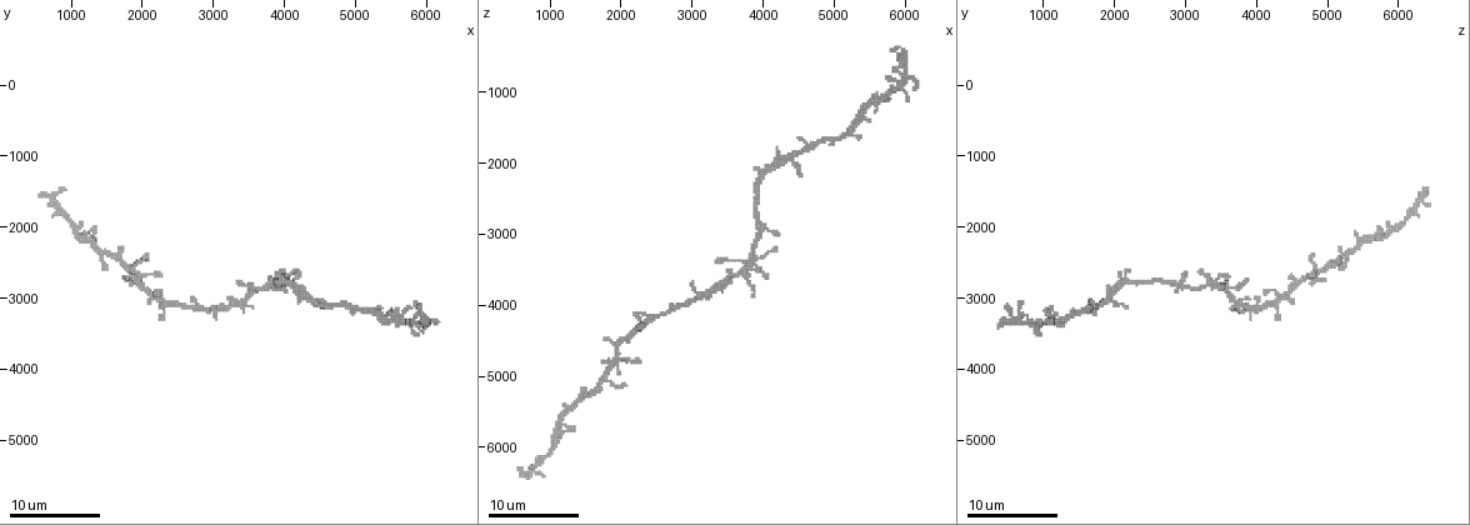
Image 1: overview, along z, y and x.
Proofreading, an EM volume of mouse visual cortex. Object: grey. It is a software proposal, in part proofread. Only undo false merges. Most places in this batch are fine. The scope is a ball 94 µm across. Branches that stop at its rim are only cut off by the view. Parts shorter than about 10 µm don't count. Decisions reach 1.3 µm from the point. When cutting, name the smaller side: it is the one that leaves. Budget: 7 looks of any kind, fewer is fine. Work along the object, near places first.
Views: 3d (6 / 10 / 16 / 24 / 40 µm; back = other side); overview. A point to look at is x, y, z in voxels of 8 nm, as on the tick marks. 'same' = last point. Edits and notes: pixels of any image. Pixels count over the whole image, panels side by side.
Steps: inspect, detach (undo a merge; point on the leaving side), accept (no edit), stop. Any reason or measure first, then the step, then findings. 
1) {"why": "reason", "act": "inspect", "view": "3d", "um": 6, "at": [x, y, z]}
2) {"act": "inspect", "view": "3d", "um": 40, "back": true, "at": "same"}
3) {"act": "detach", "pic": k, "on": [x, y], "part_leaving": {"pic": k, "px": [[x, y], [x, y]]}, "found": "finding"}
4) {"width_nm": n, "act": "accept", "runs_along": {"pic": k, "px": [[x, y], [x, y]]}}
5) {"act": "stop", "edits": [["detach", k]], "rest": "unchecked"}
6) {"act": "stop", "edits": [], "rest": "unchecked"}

{"act": "inspect", "view": "3d", "um": 10, "at": [1050, 1950, 6000]}

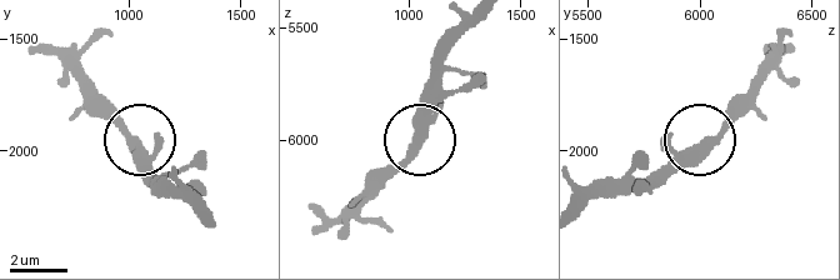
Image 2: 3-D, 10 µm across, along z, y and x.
{"arms": 3, "act": "accept", "runs_along": {"pic": 2, "px": [[206, 221], [88, 88]]}, "found": "one cell here"}

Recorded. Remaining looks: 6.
{"act": "inspect", "view": "3d", "um": 16, "at": [2500, 3050, 4150]}

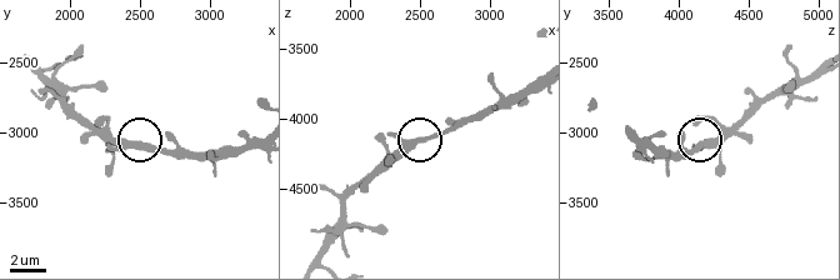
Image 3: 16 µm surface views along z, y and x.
{"width_nm": 320, "act": "accept", "found": "one cell here"}

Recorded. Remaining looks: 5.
{"why": "four arms meet", "act": "inspect", "view": "3d", "um": 6, "at": [1900, 2650, 4850]}

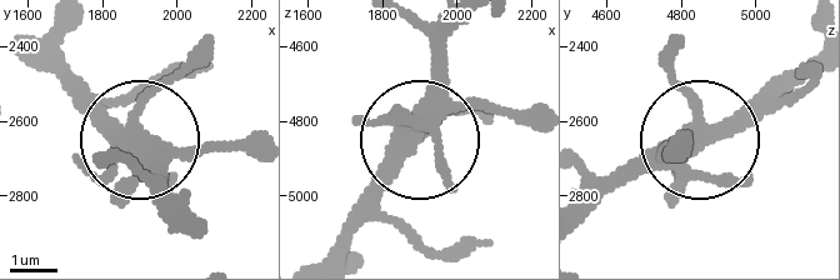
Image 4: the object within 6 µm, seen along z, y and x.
{"act": "inspect", "view": "3d", "um": 6, "back": true, "at": [1850, 2640, 4870]}

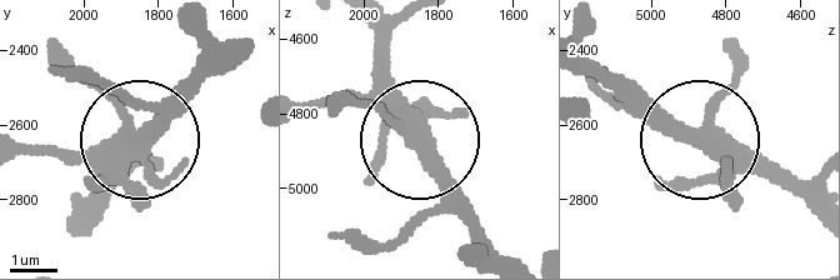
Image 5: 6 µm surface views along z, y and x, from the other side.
{"act": "accept", "runs_along": {"pic": 5, "px": [[88, 196], [215, 58]]}, "found": "continuous, no second cell"}

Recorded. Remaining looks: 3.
{"act": "inspect", "view": "3d", "um": 10, "at": [3550, 2950, 3600]}

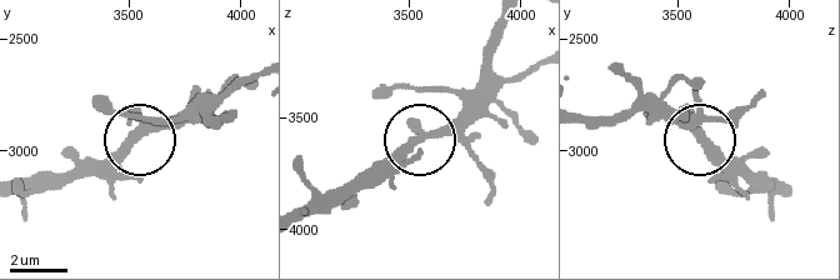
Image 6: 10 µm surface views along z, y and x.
{"side_arm_um": 40, "act": "accept", "found": "continuous, no second cell"}

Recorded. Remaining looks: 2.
{"act": "stop", "edits": [], "rest": "unchecked"}

